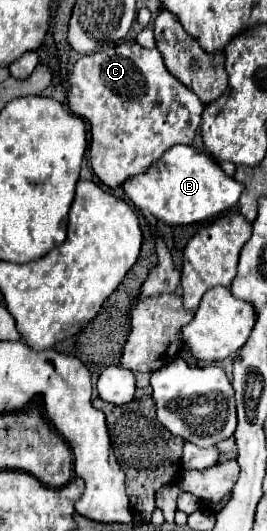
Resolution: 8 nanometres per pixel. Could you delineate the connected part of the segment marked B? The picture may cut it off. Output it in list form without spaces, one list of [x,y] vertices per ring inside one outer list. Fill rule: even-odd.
[[[173,146],[147,174],[137,174],[137,178],[123,182],[123,192],[135,208],[167,224],[195,224],[217,216],[239,202],[243,188],[245,186],[227,176],[215,160],[197,152],[193,146]]]

